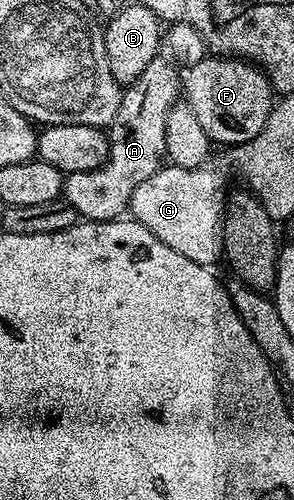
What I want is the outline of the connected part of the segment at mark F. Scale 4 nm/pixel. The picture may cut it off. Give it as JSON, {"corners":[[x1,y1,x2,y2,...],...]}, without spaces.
{"corners":[[205,56,198,64,187,67,182,78,183,101,188,102,190,108,194,108,198,121,202,123,202,129,206,131,209,140,213,143,224,142,220,144,225,147,241,146,246,140,254,140,254,136,262,132,274,105,272,97,274,97,274,91,267,74,261,67,242,58]]}

